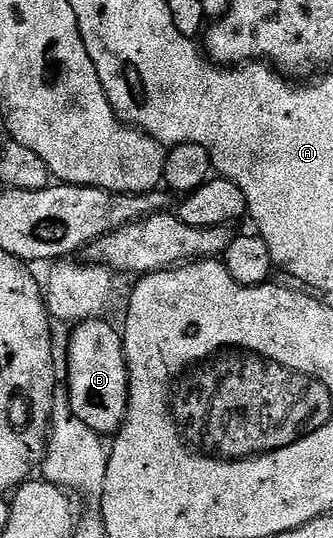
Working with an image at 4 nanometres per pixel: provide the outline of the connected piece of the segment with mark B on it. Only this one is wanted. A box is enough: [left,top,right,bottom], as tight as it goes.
[66,318,128,438]

